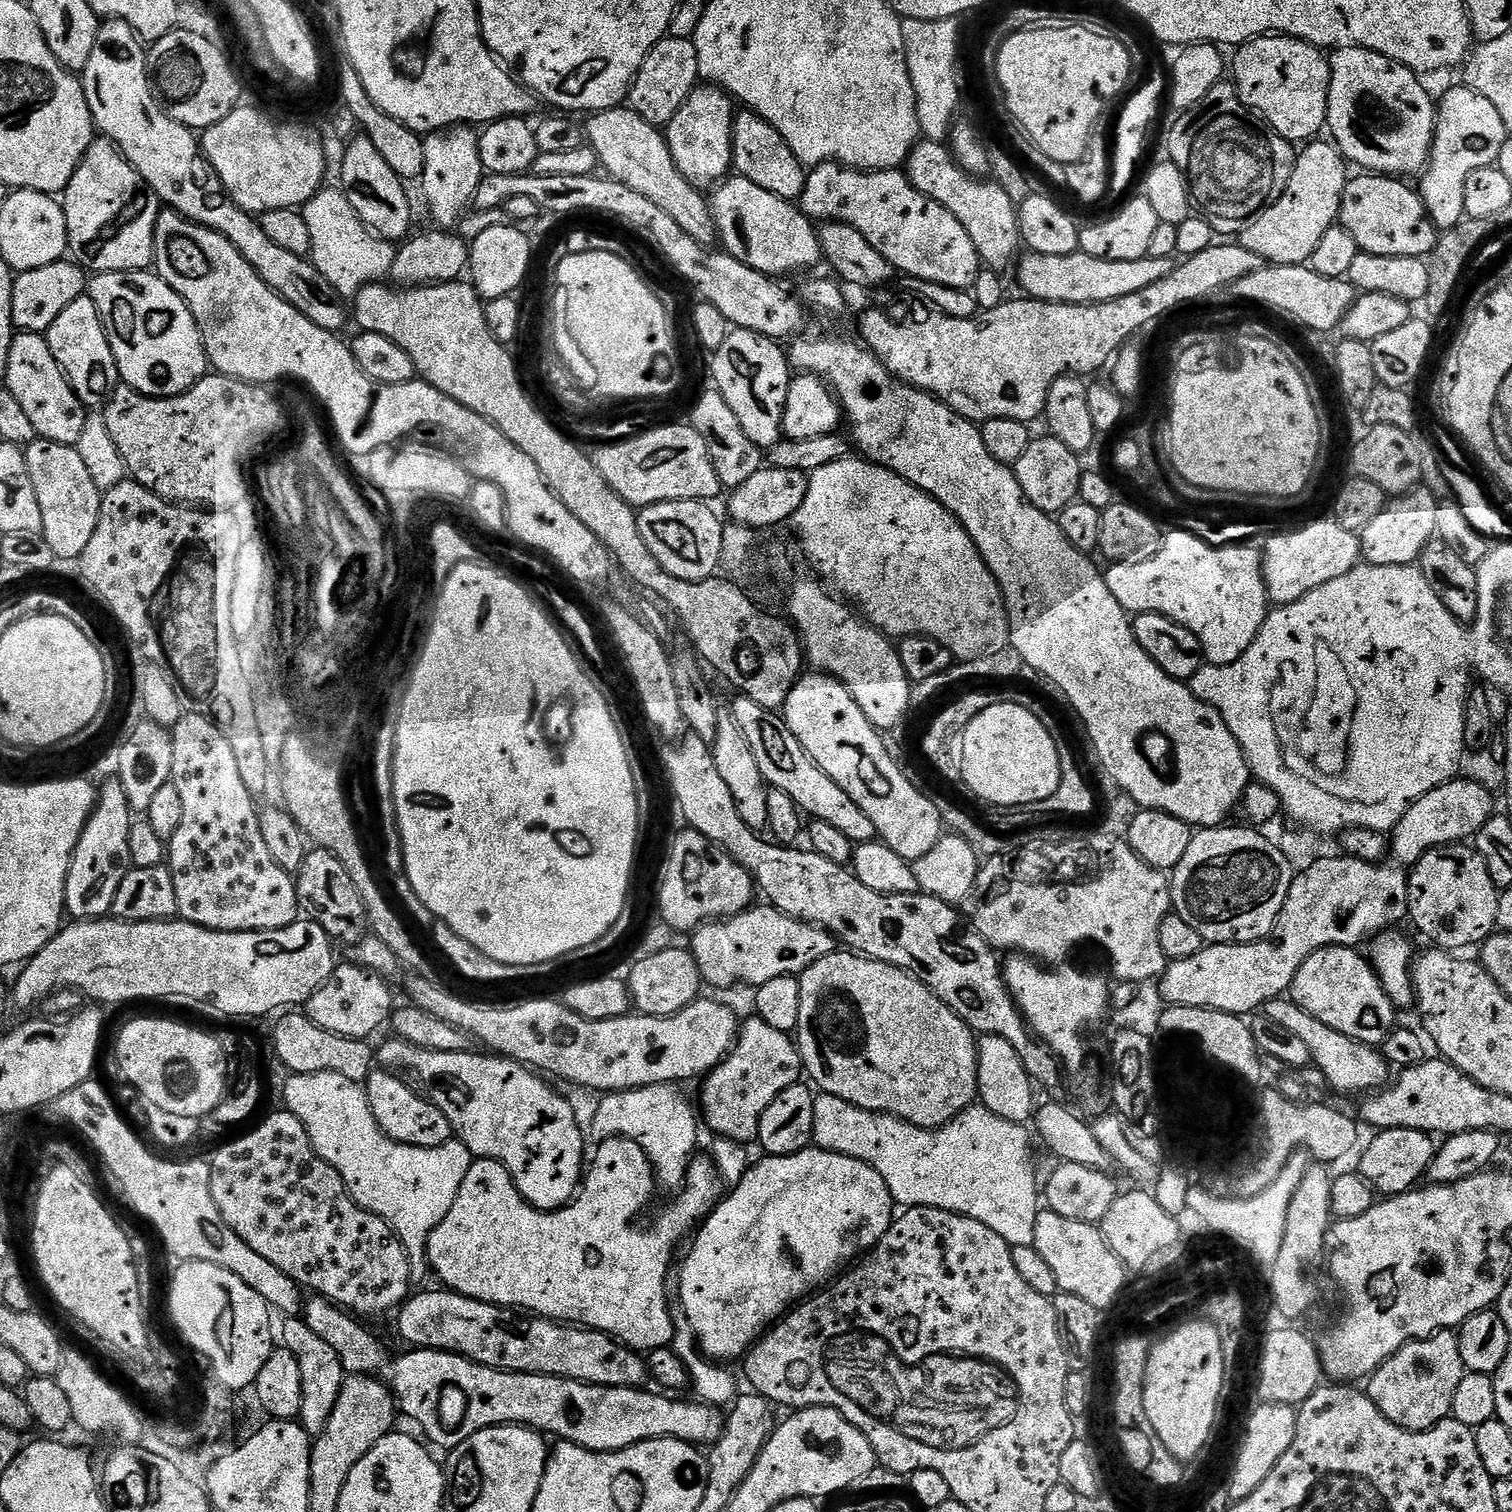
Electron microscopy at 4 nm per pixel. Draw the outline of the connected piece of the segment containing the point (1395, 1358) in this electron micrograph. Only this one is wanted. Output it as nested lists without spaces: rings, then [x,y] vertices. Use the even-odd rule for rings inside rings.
[[[1445,1330],[1435,1332],[1433,1336],[1427,1336],[1424,1340],[1411,1340],[1410,1343],[1402,1345],[1379,1370],[1367,1377],[1366,1391],[1374,1406],[1378,1406],[1378,1410],[1382,1410],[1382,1414],[1386,1414],[1386,1418],[1390,1418],[1394,1426],[1411,1432],[1425,1432],[1451,1417],[1454,1390],[1458,1390],[1458,1382],[1462,1382],[1465,1374],[1457,1333]]]

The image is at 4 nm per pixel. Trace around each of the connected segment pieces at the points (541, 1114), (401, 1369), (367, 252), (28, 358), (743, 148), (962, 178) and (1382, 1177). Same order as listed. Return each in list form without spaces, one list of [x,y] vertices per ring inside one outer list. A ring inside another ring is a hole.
[[[391,1039],[375,1049],[375,1063],[384,1070],[413,1068],[420,1075],[421,1082],[428,1087],[426,1092],[432,1103],[442,1110],[442,1114],[446,1114],[446,1118],[450,1118],[455,1139],[466,1145],[473,1157],[497,1160],[511,1174],[525,1202],[541,1212],[555,1212],[557,1208],[572,1203],[586,1172],[584,1132],[580,1129],[580,1120],[571,1102],[559,1096],[543,1075],[499,1054],[479,1056],[476,1050],[458,1054],[431,1052],[425,1048],[415,1048],[406,1040]]]
[[[313,1295],[311,1299],[305,1303],[302,1309],[302,1319],[308,1323],[310,1330],[314,1330],[314,1334],[320,1335],[325,1342],[330,1342],[330,1346],[338,1354],[338,1358],[342,1362],[345,1373],[347,1373],[348,1376],[375,1376],[383,1380],[384,1383],[391,1388],[392,1395],[396,1397],[399,1411],[403,1413],[403,1415],[405,1412],[405,1414],[408,1415],[418,1427],[424,1428],[425,1434],[428,1435],[438,1447],[444,1448],[443,1450],[451,1450],[458,1447],[462,1442],[466,1442],[466,1438],[478,1434],[483,1428],[494,1428],[502,1424],[515,1424],[526,1428],[535,1428],[544,1434],[553,1432],[554,1435],[560,1436],[556,1438],[559,1438],[561,1441],[569,1444],[577,1444],[591,1452],[617,1452],[623,1448],[634,1446],[638,1442],[646,1442],[647,1440],[653,1440],[654,1438],[662,1438],[663,1436],[669,1436],[675,1440],[684,1440],[688,1444],[694,1444],[697,1446],[711,1446],[718,1442],[718,1438],[724,1429],[726,1416],[725,1413],[717,1407],[717,1405],[697,1402],[692,1398],[689,1398],[689,1400],[676,1400],[680,1398],[673,1398],[671,1395],[661,1394],[656,1390],[651,1390],[652,1392],[644,1392],[648,1390],[645,1390],[643,1387],[607,1388],[606,1386],[583,1384],[577,1380],[567,1380],[566,1378],[558,1378],[557,1376],[535,1376],[534,1374],[526,1374],[525,1372],[503,1372],[497,1368],[487,1368],[481,1364],[476,1364],[472,1360],[467,1360],[464,1356],[455,1356],[452,1352],[434,1352],[431,1348],[408,1350],[408,1353],[406,1353],[405,1356],[400,1356],[397,1360],[391,1360],[391,1358],[388,1357],[387,1350],[384,1349],[383,1342],[380,1341],[370,1329],[363,1328],[363,1326],[360,1325],[363,1323],[361,1323],[353,1313],[341,1308],[338,1304],[333,1304],[332,1301],[326,1299],[325,1296]]]
[[[322,188],[303,205],[302,213],[310,230],[312,264],[341,296],[354,298],[365,285],[391,275],[397,245],[369,231],[341,189]]]
[[[17,331],[13,335],[6,386],[26,410],[39,439],[75,446],[78,438],[82,438],[82,426],[86,419],[85,406],[74,394],[54,354],[50,354],[47,339],[41,333]]]
[[[740,110],[732,121],[732,168],[735,175],[745,176],[754,186],[762,186],[762,190],[770,190],[783,200],[799,201],[802,190],[806,186],[808,172],[806,166],[786,146],[782,134],[770,126],[757,112]],[[744,111],[744,112],[740,112]]]
[[[925,138],[917,140],[912,147],[906,161],[906,175],[914,190],[926,194],[926,198],[934,198],[938,206],[946,206],[946,210],[950,210],[950,214],[954,214],[954,218],[962,222],[981,261],[991,271],[1004,274],[1007,273],[1007,268],[1009,271],[1013,267],[1022,248],[1018,205],[1010,202],[1002,186],[998,186],[991,178],[977,178],[967,172],[952,155],[952,149],[947,143]]]
[[[1386,1128],[1373,1136],[1376,1137],[1369,1142],[1368,1149],[1359,1153],[1358,1171],[1361,1178],[1384,1198],[1400,1196],[1415,1189],[1425,1179],[1430,1162],[1436,1157],[1437,1145],[1432,1144],[1433,1137],[1409,1128]]]

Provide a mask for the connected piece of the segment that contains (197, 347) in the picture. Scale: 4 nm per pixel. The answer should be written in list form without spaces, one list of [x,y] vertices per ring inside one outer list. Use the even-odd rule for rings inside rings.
[[[155,271],[101,272],[91,277],[86,292],[102,318],[120,379],[127,387],[138,390],[143,396],[177,396],[189,392],[209,371],[208,355],[195,318],[181,296]]]

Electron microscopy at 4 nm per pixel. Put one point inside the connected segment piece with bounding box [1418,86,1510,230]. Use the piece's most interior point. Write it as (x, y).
(1470, 133)

